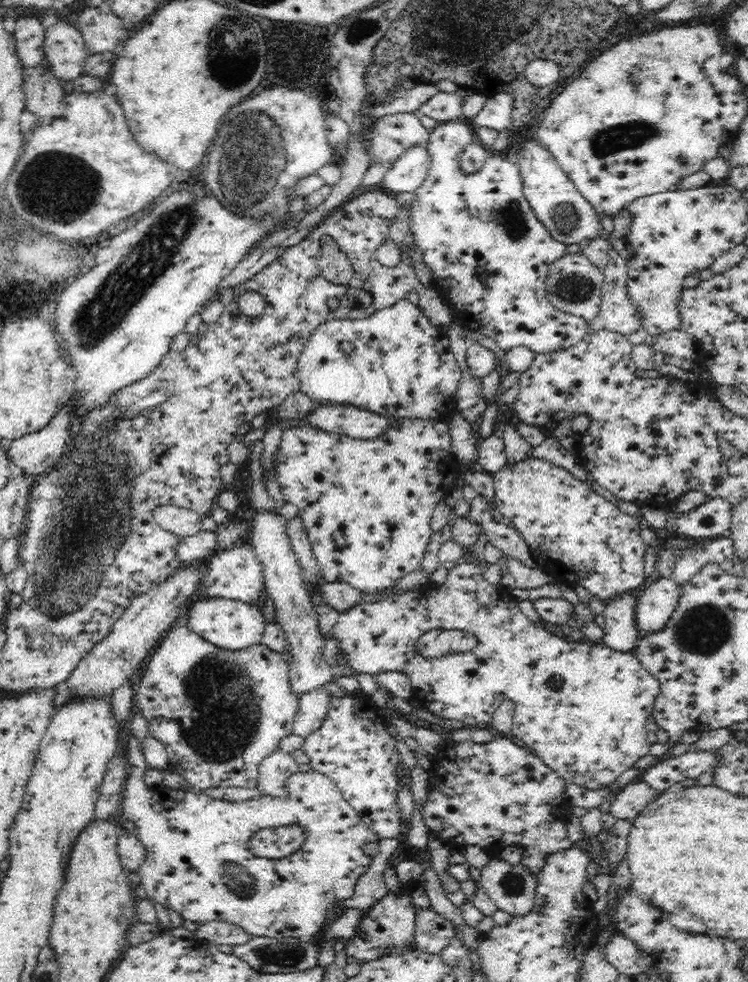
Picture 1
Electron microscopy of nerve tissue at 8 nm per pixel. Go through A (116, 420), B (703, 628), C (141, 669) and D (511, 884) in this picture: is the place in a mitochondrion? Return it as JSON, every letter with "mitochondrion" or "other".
{"A":"other","B":"mitochondrion","C":"other","D":"mitochondrion"}

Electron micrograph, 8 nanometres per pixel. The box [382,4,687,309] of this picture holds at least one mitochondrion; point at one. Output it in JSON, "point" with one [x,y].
{"point":[617,138]}

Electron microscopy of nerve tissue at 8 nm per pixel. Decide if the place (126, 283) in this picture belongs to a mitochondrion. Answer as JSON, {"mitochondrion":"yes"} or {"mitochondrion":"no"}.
{"mitochondrion":"yes"}

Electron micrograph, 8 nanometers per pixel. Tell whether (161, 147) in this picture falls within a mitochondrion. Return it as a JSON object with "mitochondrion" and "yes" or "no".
{"mitochondrion":"no"}

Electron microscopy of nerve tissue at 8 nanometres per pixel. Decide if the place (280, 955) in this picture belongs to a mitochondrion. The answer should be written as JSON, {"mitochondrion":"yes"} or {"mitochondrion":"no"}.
{"mitochondrion":"yes"}

